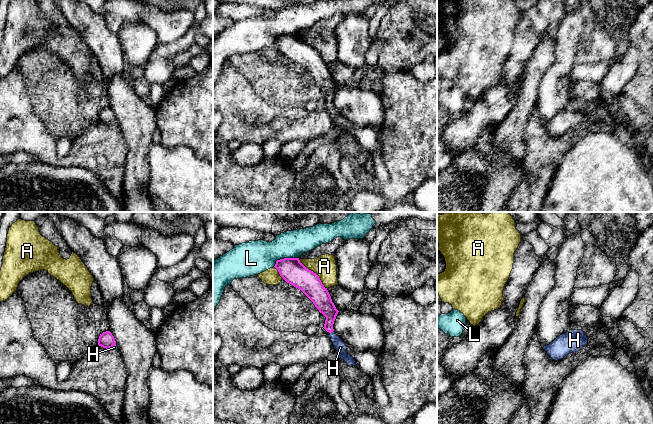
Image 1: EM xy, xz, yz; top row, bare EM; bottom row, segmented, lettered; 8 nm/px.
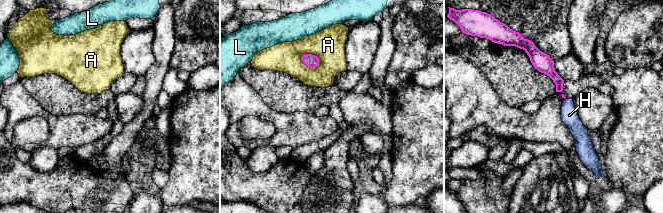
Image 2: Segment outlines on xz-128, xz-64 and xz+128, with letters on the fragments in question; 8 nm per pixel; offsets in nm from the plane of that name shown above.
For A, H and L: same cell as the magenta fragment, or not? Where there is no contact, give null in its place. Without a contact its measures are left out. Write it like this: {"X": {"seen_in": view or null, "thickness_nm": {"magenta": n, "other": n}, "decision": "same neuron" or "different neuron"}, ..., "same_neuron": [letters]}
{"A": {"seen_in": "xz", "thickness_nm": {"magenta": 190, "other": 180}, "decision": "different neuron"}, "H": {"seen_in": "xz", "thickness_nm": {"magenta": 140, "other": 90}, "decision": "same neuron"}, "L": {"seen_in": "xz", "thickness_nm": {"magenta": 190, "other": 280}, "decision": "different neuron"}, "same_neuron": ["H"]}

